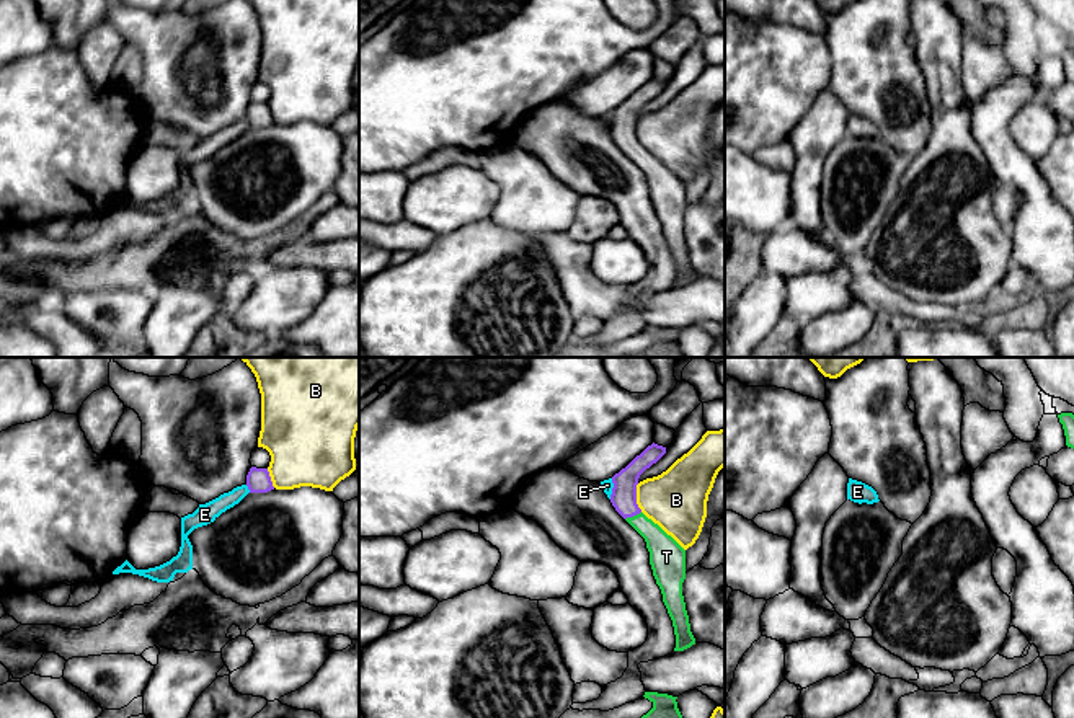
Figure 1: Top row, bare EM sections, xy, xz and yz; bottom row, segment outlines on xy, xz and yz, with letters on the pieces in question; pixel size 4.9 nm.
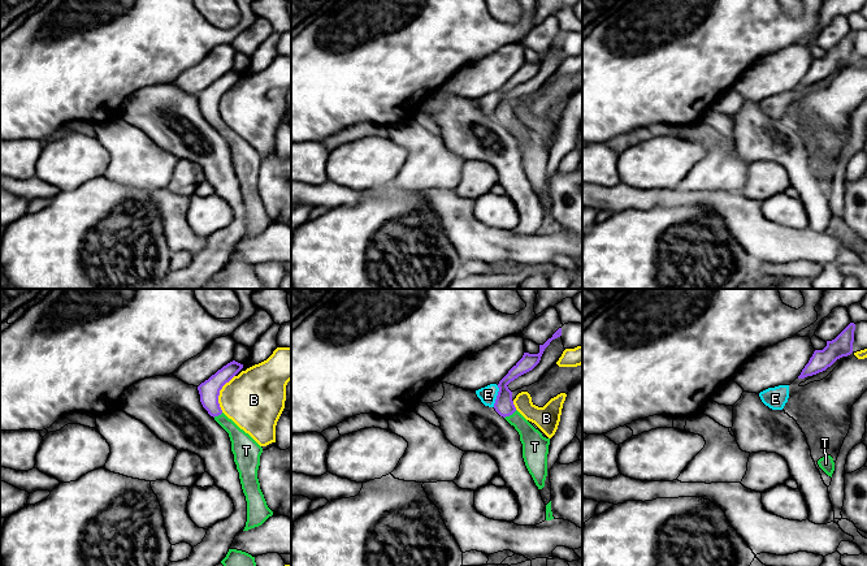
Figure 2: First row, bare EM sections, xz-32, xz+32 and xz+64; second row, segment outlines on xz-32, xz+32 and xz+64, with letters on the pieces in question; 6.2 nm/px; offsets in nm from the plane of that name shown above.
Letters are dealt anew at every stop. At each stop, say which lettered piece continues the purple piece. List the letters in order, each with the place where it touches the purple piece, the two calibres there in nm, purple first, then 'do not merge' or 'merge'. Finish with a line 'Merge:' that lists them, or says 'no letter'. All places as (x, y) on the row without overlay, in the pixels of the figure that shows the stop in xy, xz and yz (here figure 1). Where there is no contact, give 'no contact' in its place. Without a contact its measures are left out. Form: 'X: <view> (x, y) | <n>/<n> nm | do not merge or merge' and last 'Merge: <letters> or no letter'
B: xz (635, 132) | 130/300 nm | do not merge
E: xz (612, 123) | 130/60 nm | do not merge
T: xz (632, 150) | 130/160 nm | merge
Merge: T

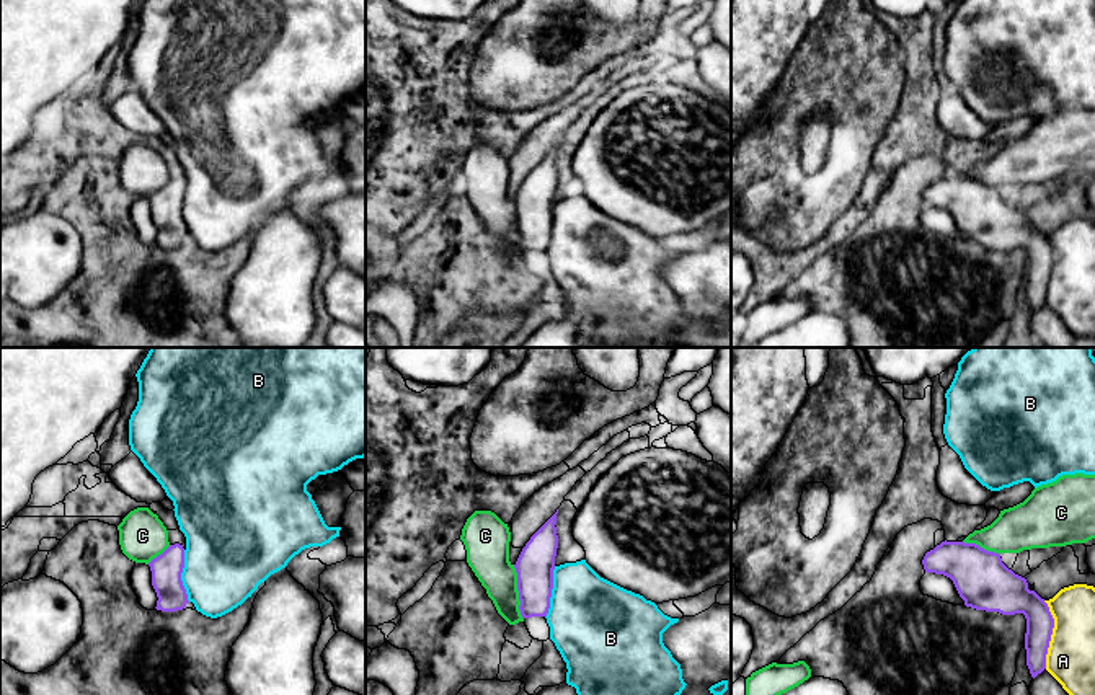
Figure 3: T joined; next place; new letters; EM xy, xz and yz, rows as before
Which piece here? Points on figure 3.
A: yz (1051, 268) | 160/240 nm | do not merge
B: xy (180, 211) | 150/420 nm | do not merge
C: xz (519, 227) | 190/200 nm | merge
Merge: C

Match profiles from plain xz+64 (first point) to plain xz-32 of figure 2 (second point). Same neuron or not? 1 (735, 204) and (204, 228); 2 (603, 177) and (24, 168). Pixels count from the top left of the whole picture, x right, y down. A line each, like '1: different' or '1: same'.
1: different
2: same

